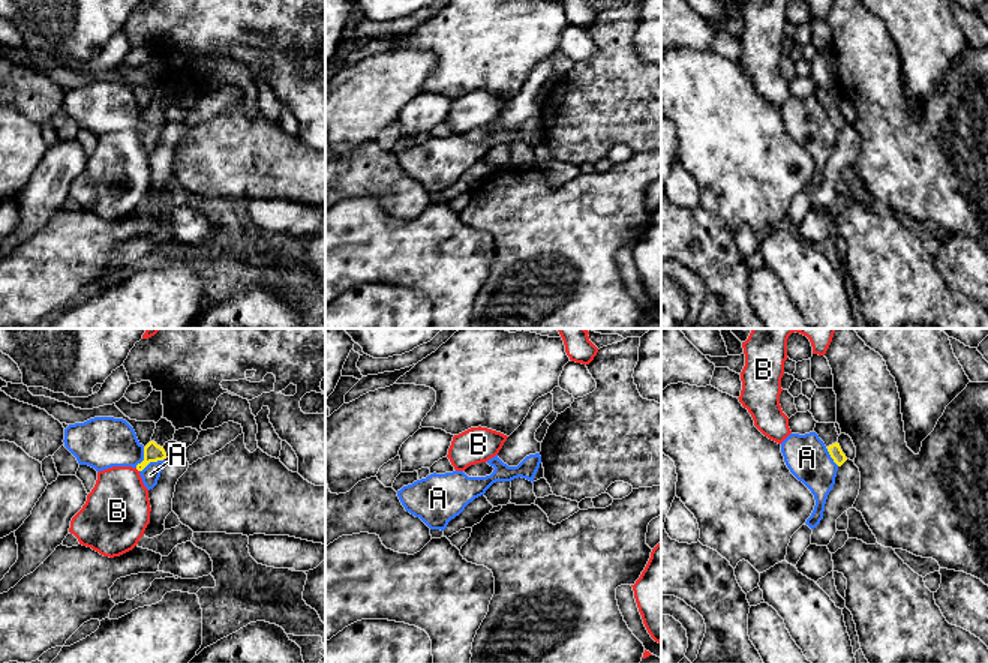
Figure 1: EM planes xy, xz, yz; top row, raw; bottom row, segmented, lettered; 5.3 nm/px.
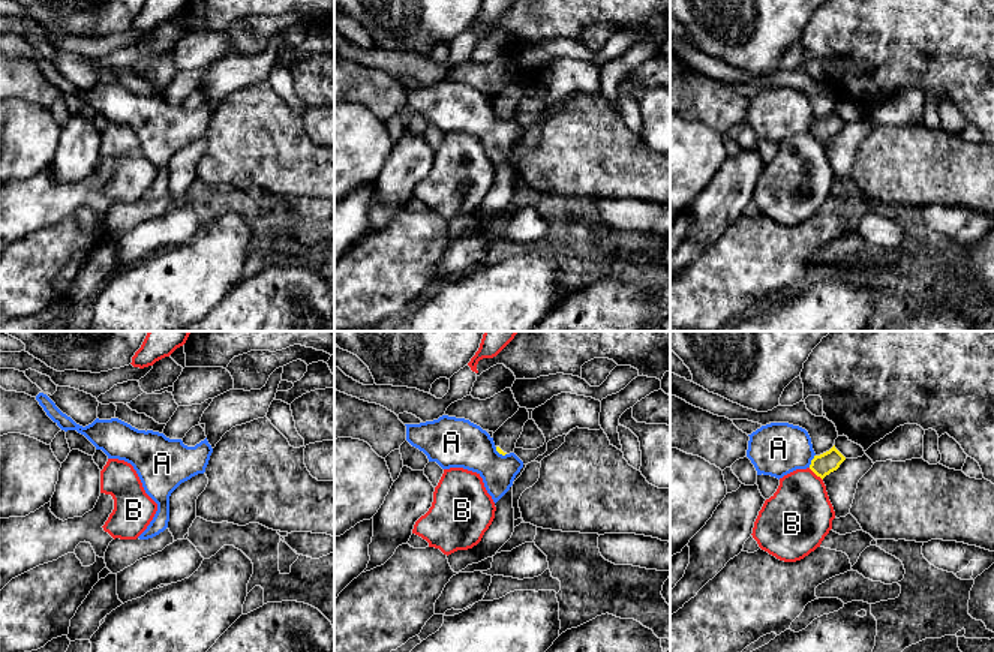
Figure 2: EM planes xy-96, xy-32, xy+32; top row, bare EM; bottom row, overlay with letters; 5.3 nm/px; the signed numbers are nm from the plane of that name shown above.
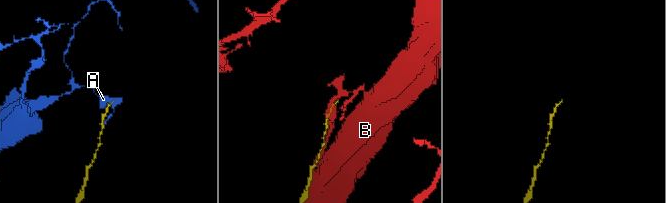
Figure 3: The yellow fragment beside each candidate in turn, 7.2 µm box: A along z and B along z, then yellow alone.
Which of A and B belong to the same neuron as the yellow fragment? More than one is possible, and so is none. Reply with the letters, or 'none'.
none

